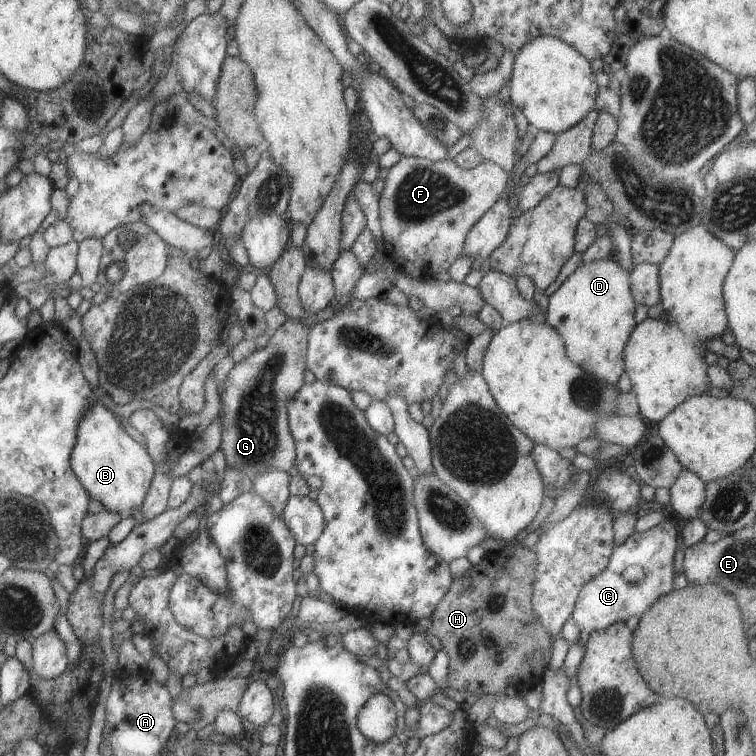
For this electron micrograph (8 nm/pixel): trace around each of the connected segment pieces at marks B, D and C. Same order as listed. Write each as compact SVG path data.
M99 401L87 409L77 425L75 446L70 454L70 467L91 499L97 500L110 513L127 512L131 516L131 511L137 510L146 497L154 473L154 462L151 461L145 446L137 443L125 433L119 419Z
M613 257L609 259L597 259L594 261L587 261L586 263L581 263L571 274L569 274L561 283L561 285L549 296L548 307L546 310L546 317L543 322L547 323L551 328L554 328L563 339L563 344L566 350L566 355L569 360L572 360L575 364L578 364L583 370L586 370L589 374L593 375L595 378L605 381L609 384L615 385L618 381L619 375L624 372L624 360L623 351L625 343L633 330L636 320L633 320L633 310L636 306L633 295L630 291L630 272L625 270Z
M672 516L656 526L629 535L621 546L612 546L607 566L579 591L570 617L579 630L590 633L630 616L640 617L660 596L673 589L673 552L679 544L679 522Z

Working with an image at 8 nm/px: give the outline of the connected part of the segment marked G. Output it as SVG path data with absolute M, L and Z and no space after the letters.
M287 317L284 324L271 331L263 348L256 348L241 362L232 364L224 376L218 412L218 448L227 467L245 473L251 480L269 469L288 471L294 464L296 452L288 427L286 404L304 383L308 330L297 319Z

